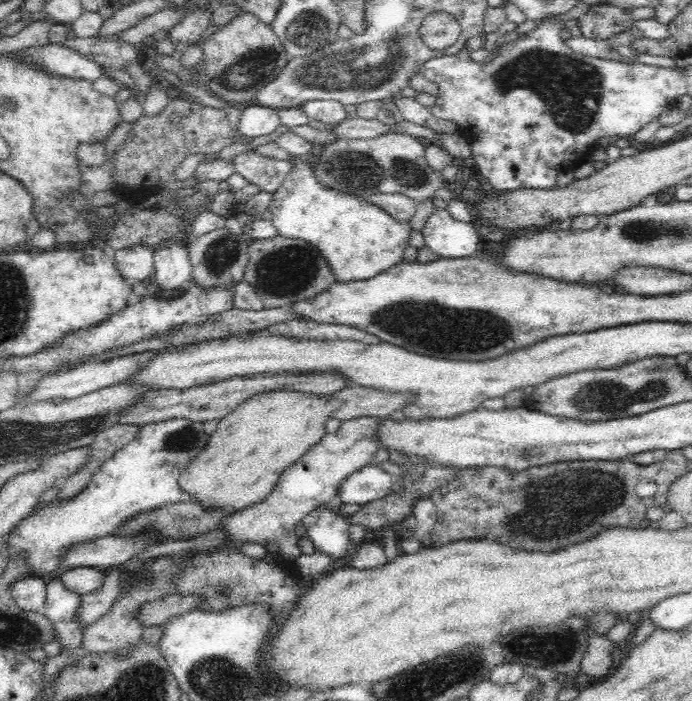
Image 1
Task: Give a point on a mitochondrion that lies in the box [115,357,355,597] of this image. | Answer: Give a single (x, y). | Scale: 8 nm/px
(187, 438)

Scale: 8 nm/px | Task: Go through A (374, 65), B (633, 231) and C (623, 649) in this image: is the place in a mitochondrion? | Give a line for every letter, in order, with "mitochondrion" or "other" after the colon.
A: mitochondrion
B: mitochondrion
C: other

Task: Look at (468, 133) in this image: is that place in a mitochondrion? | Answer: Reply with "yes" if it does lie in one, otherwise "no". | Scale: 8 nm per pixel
no

